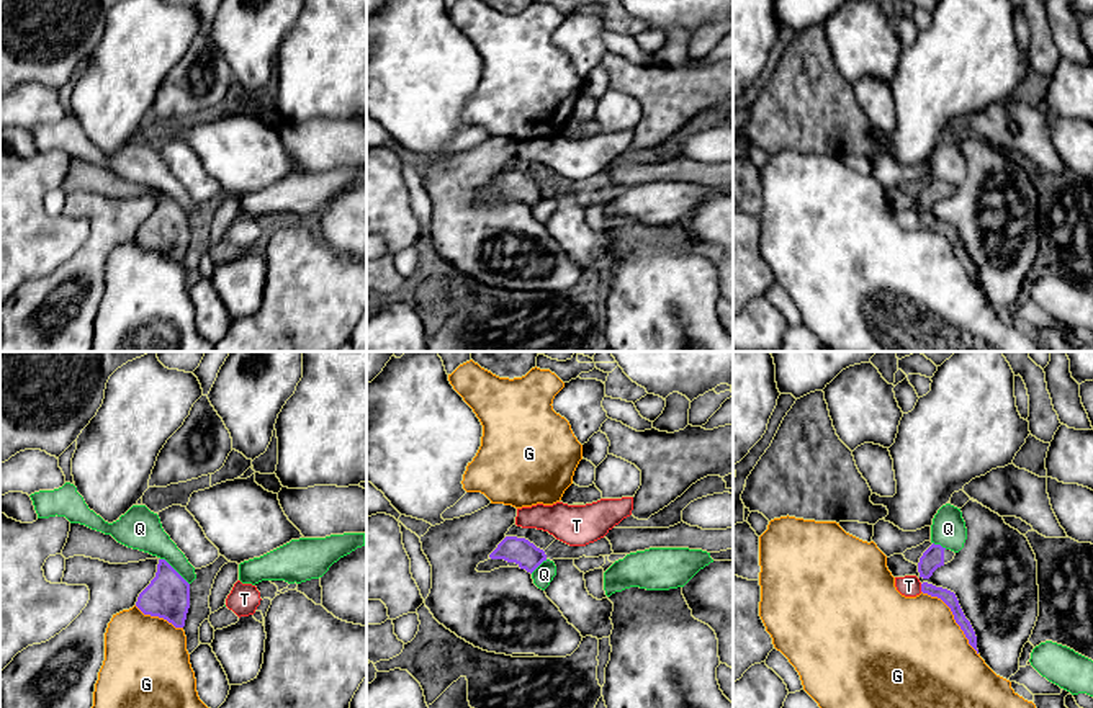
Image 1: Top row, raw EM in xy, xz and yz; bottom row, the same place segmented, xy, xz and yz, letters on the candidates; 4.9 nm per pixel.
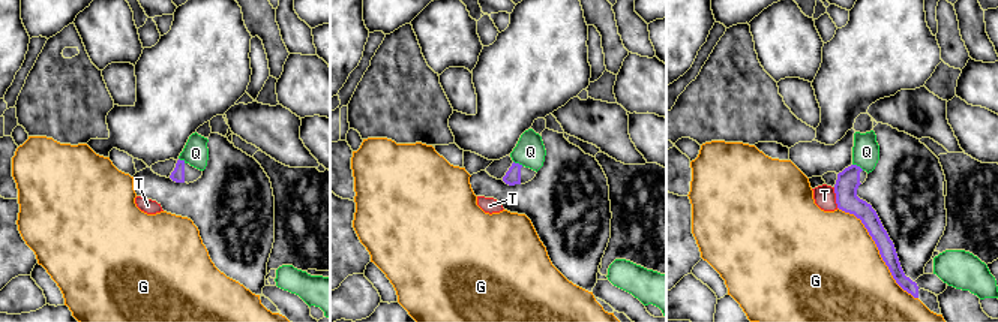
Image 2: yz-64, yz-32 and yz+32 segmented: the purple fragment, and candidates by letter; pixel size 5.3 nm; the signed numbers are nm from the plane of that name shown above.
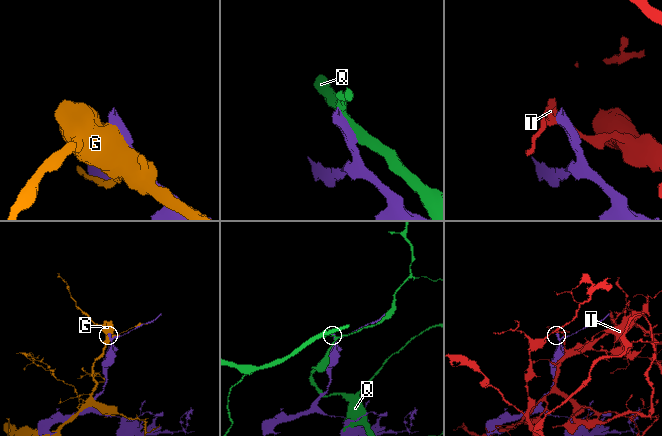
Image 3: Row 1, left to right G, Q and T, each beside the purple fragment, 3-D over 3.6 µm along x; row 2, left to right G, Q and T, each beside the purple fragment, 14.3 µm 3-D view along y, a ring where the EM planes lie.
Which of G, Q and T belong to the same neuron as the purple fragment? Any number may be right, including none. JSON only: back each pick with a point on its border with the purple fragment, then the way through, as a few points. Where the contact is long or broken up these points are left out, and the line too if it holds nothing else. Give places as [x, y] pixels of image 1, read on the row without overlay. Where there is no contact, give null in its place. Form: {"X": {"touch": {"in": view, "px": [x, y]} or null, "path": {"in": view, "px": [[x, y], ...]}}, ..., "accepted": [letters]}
{"accepted": []}

